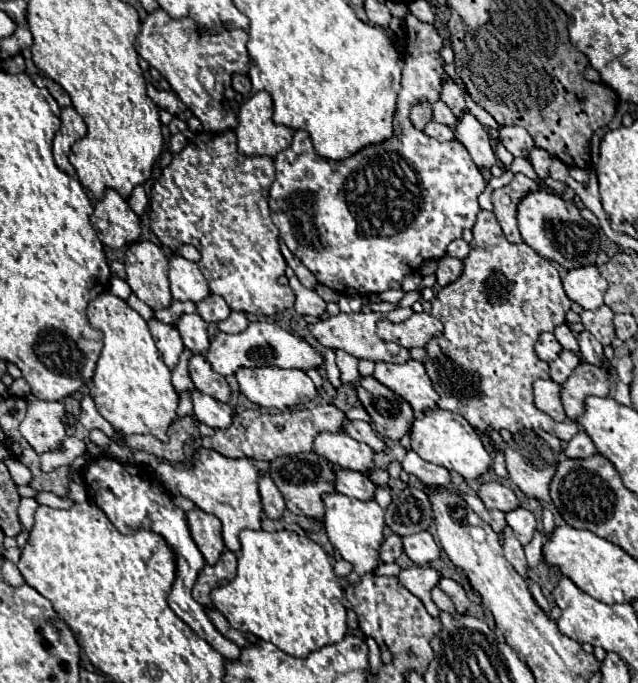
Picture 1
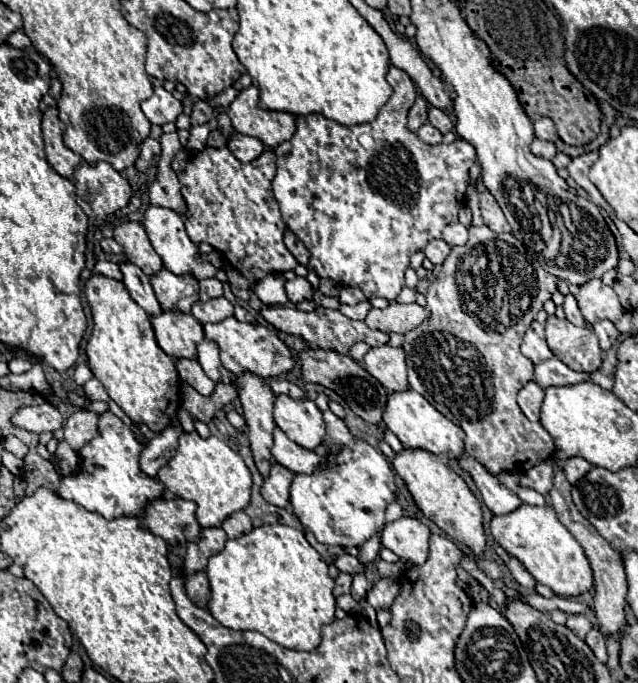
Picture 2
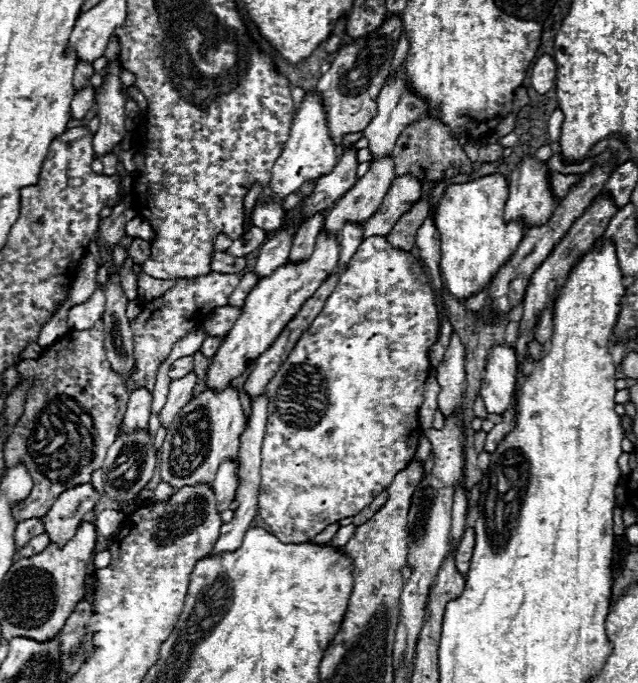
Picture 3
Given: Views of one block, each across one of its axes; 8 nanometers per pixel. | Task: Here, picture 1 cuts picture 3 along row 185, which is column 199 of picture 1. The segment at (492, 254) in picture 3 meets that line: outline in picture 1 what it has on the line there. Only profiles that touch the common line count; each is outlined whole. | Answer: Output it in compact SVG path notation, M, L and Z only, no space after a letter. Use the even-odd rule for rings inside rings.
M200 448L196 454L196 464L192 468L176 468L170 462L160 462L156 476L172 494L182 494L190 498L200 510L218 516L222 520L224 544L234 554L240 552L240 530L262 528L260 522L264 510L258 492L258 470L248 458L226 458L214 450Z

